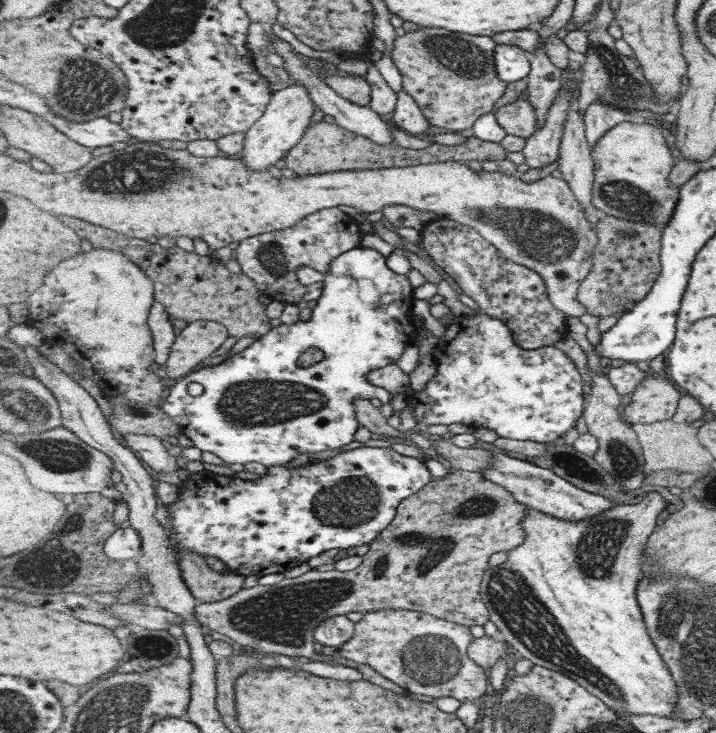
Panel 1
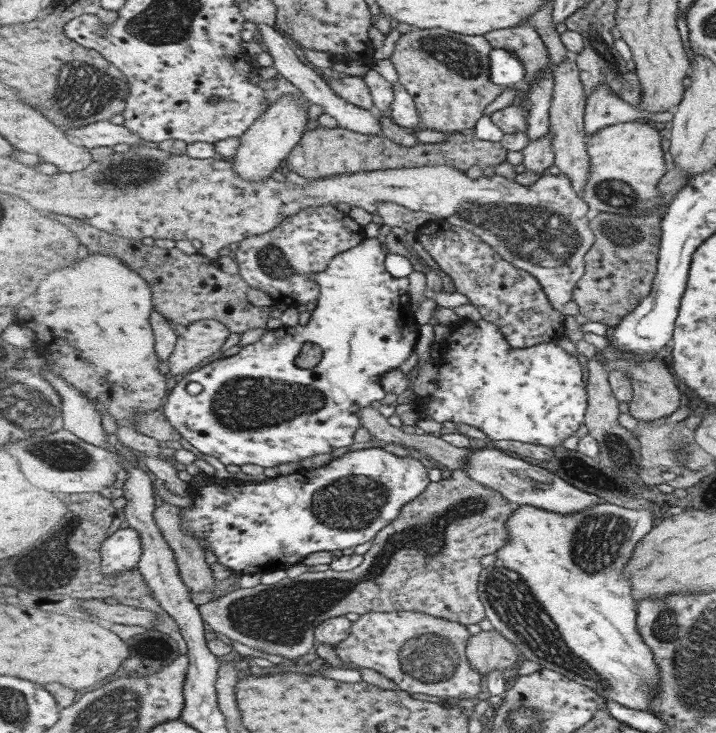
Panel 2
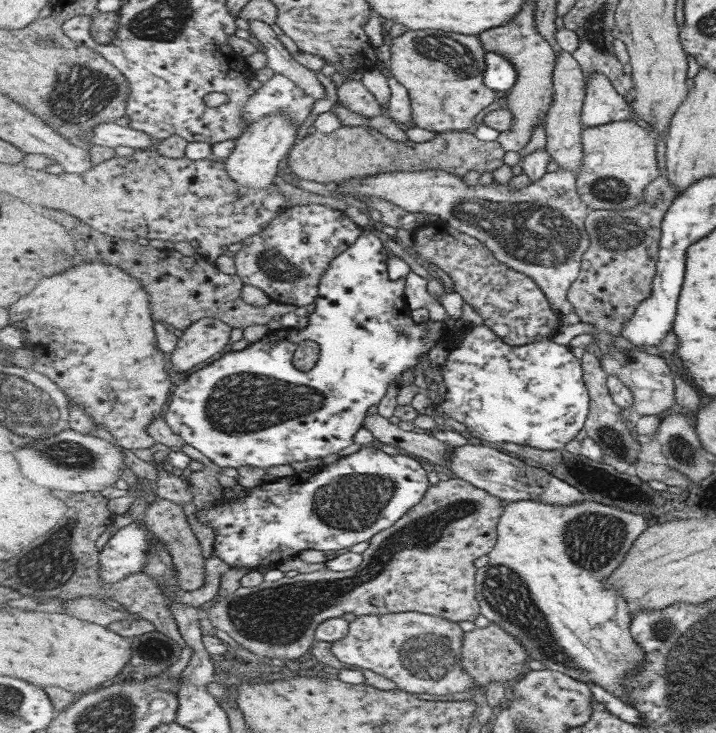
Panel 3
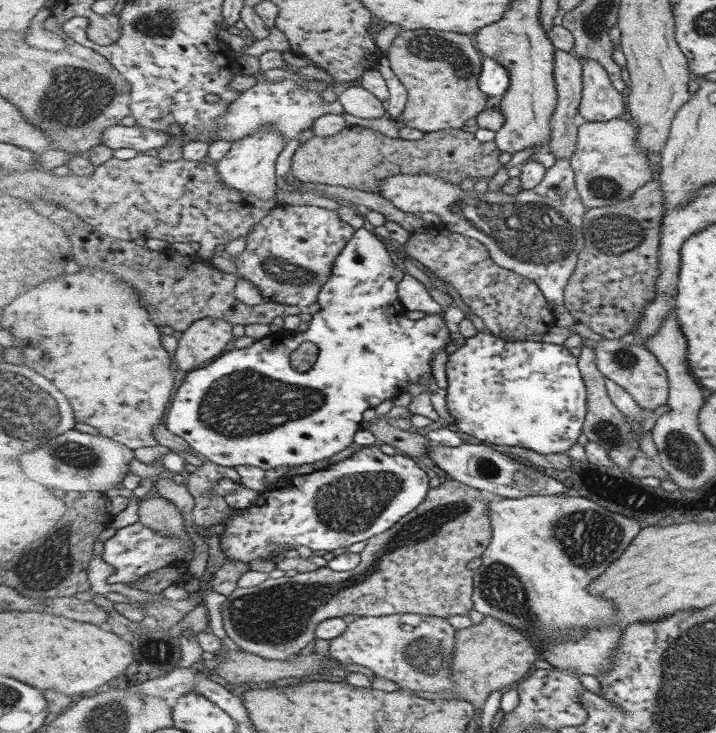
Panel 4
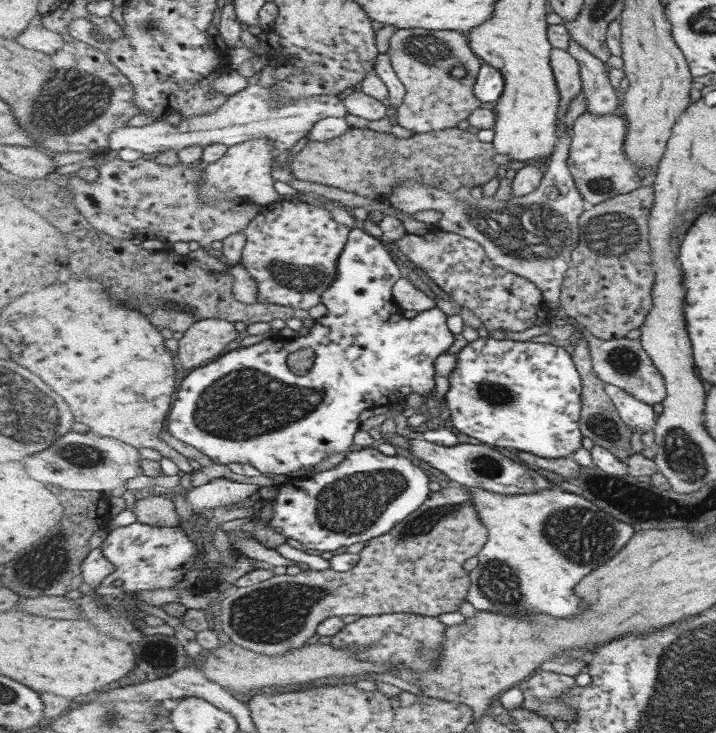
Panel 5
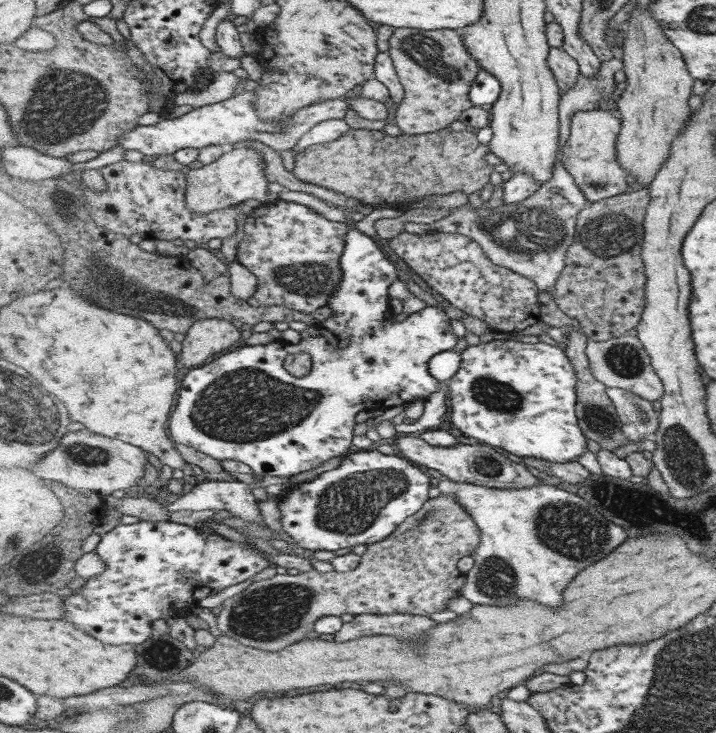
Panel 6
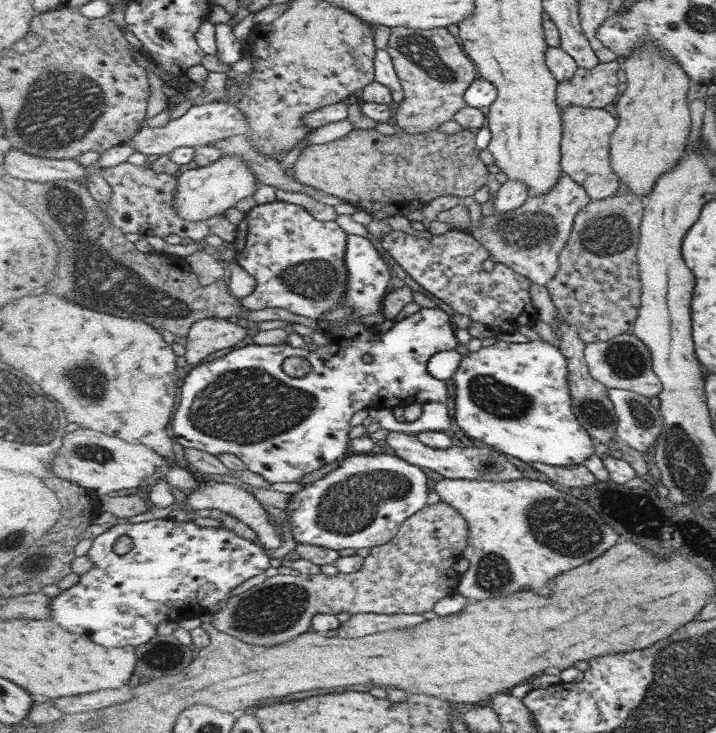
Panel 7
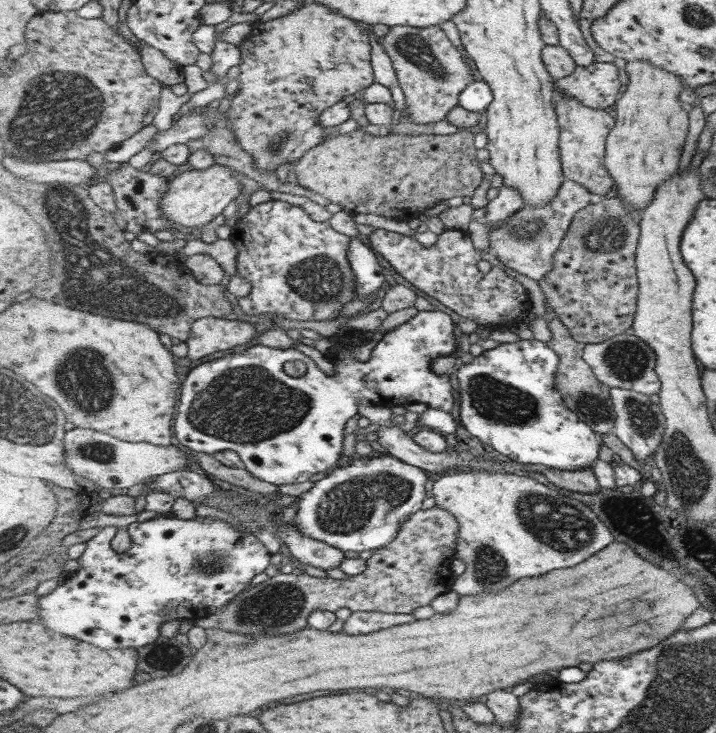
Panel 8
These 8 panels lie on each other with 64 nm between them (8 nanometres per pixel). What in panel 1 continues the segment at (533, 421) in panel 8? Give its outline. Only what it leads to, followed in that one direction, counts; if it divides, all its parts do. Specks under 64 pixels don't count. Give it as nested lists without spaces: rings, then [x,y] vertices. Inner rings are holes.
[[[484,313],[478,316],[471,317],[461,316],[456,318],[449,326],[447,331],[442,337],[441,344],[438,348],[438,368],[436,375],[431,379],[431,382],[426,384],[422,391],[407,390],[407,403],[413,408],[413,416],[417,420],[416,430],[419,433],[426,435],[427,426],[432,424],[465,424],[468,427],[481,427],[493,430],[501,438],[511,438],[515,440],[533,441],[546,444],[547,442],[558,441],[559,438],[566,436],[570,430],[573,430],[579,422],[579,418],[584,416],[585,407],[585,390],[583,390],[583,378],[575,366],[575,362],[559,348],[555,346],[542,346],[538,349],[525,349],[518,345],[517,339],[514,338],[514,331],[510,330],[510,326],[507,326],[501,319],[495,319],[485,315]]]

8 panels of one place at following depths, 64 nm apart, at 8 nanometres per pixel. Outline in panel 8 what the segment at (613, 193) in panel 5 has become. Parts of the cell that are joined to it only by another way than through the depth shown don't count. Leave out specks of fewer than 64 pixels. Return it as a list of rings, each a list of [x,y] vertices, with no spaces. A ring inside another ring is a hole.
[[[555,79],[555,105],[561,126],[561,153],[563,171],[566,179],[585,186],[591,193],[601,199],[611,188],[615,188],[615,179],[606,166],[606,140],[614,129],[616,118],[609,112],[595,107],[588,107],[580,100],[569,95],[560,95]]]

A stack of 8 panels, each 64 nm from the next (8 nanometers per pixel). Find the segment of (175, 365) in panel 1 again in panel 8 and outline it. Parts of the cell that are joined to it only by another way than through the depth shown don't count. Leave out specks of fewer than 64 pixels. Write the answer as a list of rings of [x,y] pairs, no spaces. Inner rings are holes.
[[[205,317],[192,326],[186,360],[201,360],[215,352],[233,350],[237,346],[251,346],[260,333],[258,326],[239,320]]]

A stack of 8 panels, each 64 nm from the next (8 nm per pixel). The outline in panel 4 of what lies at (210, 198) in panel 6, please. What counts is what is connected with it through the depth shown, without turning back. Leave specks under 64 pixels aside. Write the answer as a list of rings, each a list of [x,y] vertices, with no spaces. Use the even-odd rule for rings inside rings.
[[[260,130],[243,140],[234,141],[227,156],[216,161],[219,168],[219,176],[223,184],[237,190],[240,194],[245,192],[259,197],[263,201],[275,198],[277,194],[277,174],[275,164],[279,154],[285,148],[286,138],[278,130]]]

